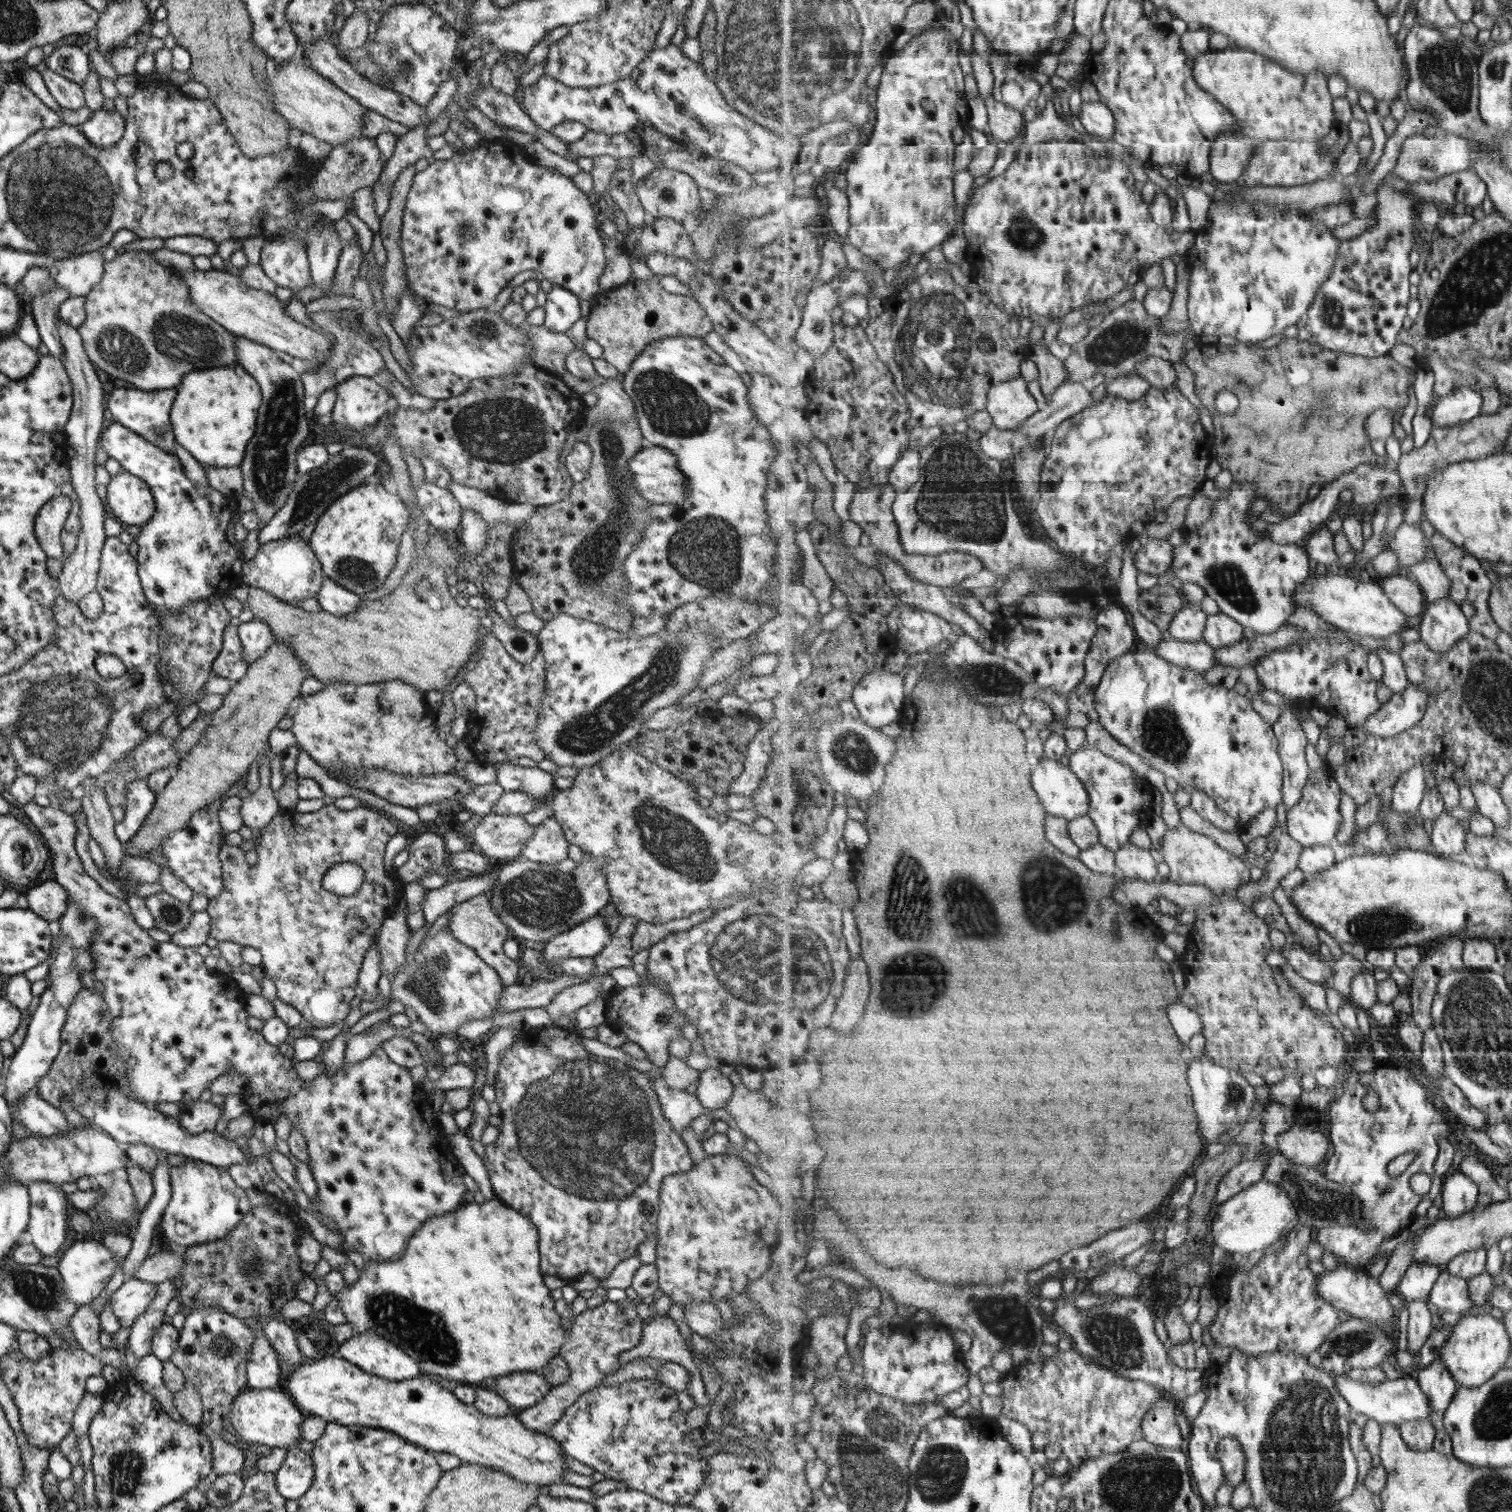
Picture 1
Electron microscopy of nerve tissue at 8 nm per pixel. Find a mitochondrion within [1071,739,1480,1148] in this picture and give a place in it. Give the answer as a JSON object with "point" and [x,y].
{"point":[1379,927]}

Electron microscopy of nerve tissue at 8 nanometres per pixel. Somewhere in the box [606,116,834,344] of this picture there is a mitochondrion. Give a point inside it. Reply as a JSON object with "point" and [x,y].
{"point":[667,195]}

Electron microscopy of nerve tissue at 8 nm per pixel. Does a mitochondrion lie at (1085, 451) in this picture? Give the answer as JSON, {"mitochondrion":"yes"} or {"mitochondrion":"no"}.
{"mitochondrion":"yes"}

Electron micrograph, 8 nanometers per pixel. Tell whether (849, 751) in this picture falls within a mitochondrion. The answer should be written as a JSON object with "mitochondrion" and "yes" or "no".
{"mitochondrion":"yes"}

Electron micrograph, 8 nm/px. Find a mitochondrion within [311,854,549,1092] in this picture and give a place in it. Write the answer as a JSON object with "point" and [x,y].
{"point":[427,991]}

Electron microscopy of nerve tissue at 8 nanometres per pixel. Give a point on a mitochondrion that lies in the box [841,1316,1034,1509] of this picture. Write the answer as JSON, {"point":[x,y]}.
{"point":[940,1475]}

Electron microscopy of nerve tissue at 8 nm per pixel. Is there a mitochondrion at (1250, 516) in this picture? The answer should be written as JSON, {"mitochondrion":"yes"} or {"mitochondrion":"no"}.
{"mitochondrion":"no"}

